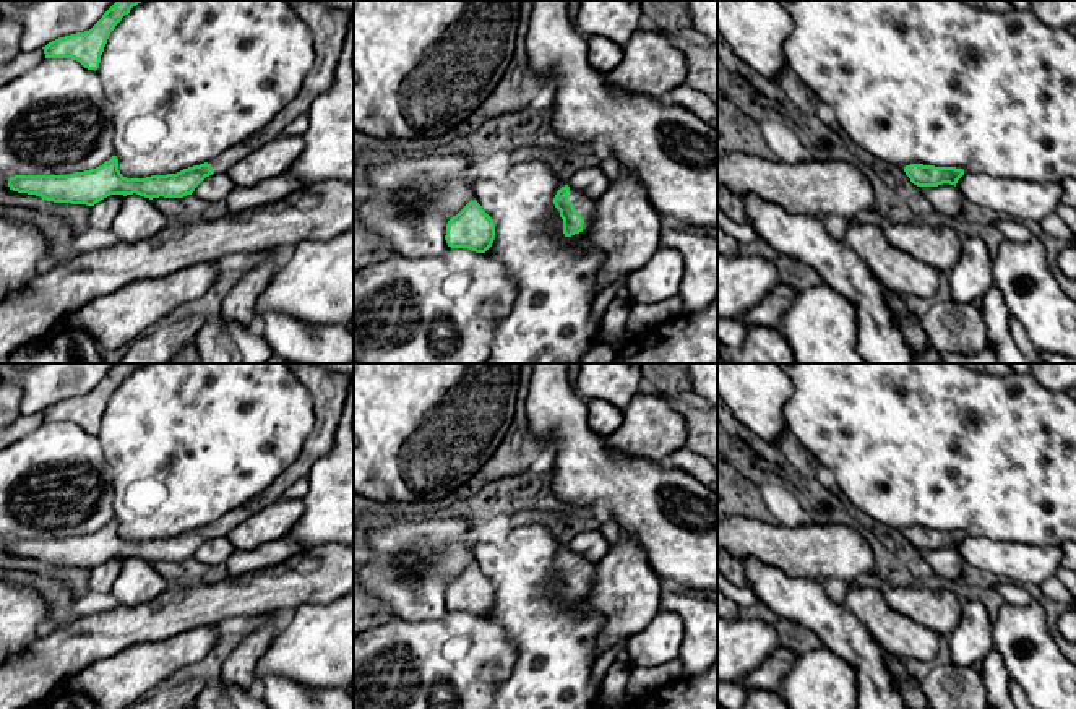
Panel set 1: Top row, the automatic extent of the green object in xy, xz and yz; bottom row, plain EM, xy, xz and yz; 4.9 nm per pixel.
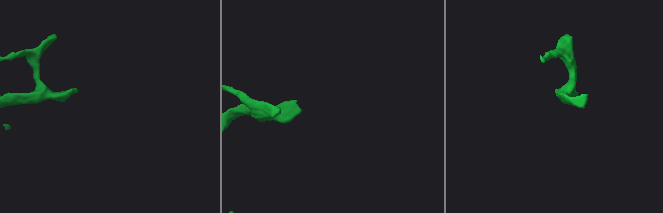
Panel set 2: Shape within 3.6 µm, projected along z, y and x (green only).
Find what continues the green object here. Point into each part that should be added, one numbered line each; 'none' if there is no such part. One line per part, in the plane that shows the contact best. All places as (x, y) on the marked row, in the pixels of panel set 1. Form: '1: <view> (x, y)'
1: xz (586, 206)

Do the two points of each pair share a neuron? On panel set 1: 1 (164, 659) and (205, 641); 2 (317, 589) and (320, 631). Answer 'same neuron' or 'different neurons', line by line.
1: same neuron
2: different neurons

